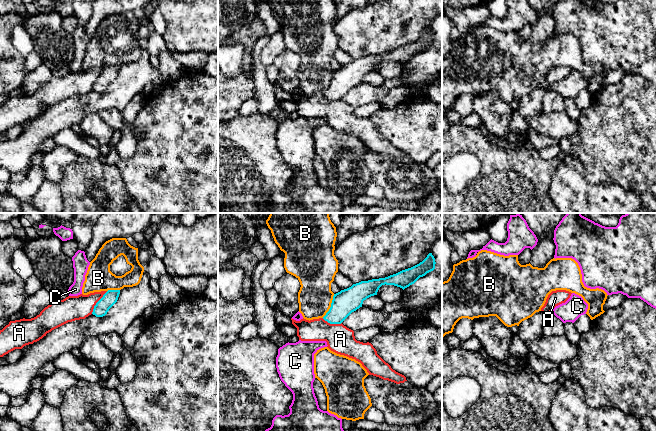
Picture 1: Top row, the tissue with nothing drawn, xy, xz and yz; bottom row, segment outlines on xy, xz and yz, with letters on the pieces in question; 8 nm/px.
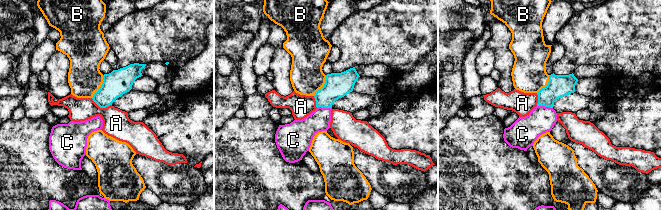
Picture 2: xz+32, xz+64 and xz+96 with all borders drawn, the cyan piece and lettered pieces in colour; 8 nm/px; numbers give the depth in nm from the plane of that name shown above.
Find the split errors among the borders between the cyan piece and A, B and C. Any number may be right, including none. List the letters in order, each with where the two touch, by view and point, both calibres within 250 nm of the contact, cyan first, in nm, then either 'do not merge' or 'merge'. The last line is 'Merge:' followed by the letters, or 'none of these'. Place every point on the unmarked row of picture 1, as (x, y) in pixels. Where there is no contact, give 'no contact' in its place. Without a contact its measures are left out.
A: xy (97, 78) | 120/200 nm | do not merge
B: xz (331, 82) | 200/280 nm | do not merge
C: yz (552, 88) | 20/170 nm | merge
Merge: C

